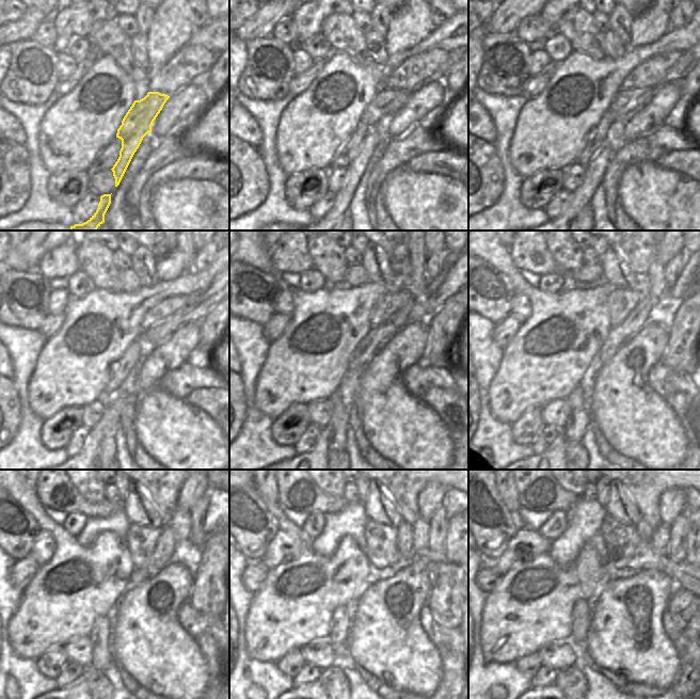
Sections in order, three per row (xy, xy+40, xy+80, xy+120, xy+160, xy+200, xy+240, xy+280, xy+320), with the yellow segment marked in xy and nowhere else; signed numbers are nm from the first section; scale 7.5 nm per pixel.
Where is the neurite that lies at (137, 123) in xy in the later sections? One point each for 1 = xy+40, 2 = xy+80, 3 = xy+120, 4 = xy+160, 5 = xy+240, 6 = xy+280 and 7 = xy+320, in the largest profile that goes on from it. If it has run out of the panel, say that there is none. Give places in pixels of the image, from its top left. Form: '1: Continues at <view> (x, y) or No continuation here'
1: Continues at xy+40 (385, 102)
2: Continues at xy+80 (594, 171)
3: Continues at xy+120 (107, 427)
4: Continues at xy+160 (322, 446)
5: Continues at xy+240 (80, 686)
6: Continues at xy+280 (316, 686)
7: Continues at xy+320 (553, 686).

